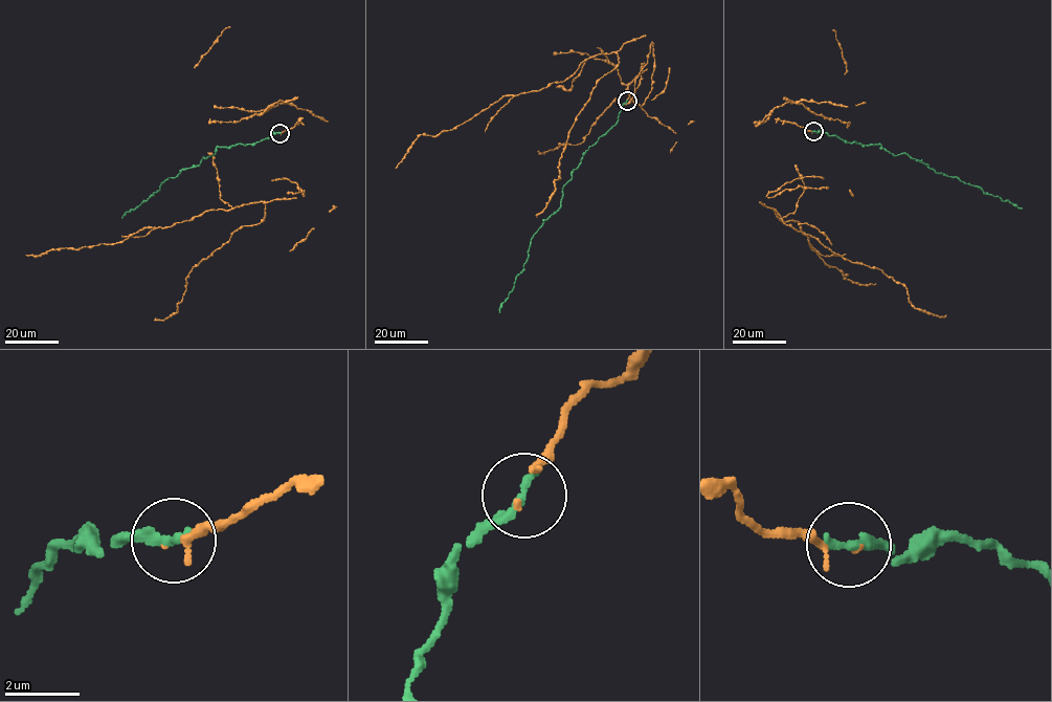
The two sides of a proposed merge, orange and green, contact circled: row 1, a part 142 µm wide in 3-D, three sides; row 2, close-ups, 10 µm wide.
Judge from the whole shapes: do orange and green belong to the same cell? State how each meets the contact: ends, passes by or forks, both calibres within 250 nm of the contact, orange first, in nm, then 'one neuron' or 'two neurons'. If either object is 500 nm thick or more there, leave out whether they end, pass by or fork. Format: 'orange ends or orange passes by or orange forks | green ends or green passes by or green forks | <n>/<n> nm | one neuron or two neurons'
orange passes by | green ends | 70/320 nm | one neuron

